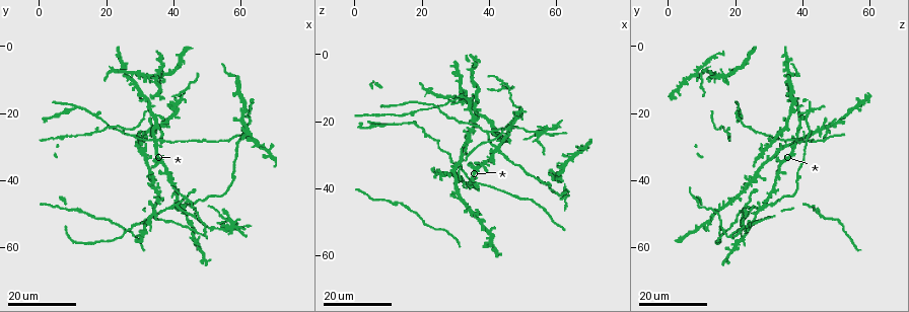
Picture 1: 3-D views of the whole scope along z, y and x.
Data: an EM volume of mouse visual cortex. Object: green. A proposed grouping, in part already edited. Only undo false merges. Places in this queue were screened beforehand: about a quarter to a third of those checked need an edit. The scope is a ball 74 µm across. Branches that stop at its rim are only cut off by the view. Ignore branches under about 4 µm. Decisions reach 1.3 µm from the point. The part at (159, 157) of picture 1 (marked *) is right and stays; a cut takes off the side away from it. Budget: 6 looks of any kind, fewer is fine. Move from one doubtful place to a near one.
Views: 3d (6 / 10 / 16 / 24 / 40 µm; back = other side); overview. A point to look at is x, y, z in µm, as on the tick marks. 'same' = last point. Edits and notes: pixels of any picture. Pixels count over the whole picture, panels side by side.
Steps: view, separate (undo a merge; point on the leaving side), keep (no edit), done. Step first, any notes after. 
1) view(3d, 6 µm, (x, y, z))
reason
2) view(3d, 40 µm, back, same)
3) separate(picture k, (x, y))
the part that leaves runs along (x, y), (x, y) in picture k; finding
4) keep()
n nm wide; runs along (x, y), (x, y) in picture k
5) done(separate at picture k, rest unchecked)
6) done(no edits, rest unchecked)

view(3d, 24 µm, (43.0, 49.0, 28.0))
small branch off a trunk

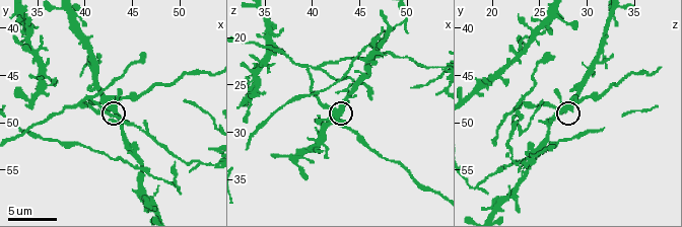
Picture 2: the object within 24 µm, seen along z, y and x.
view(3d, 10 µm, (42.4, 48.4, 27.4))
closer look

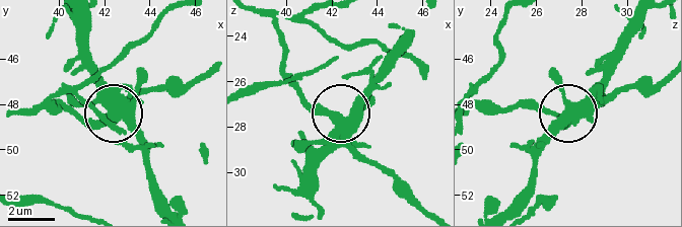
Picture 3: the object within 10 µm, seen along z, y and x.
separate(picture 3, (358, 158))
470 nm wide; the part that leaves runs along (342, 132), (427, 210) in picture 3; a second neuron is stuck on

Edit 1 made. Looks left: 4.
view(3d, 24 µm, (17.0, 21.5, 20.5))
three arms meet

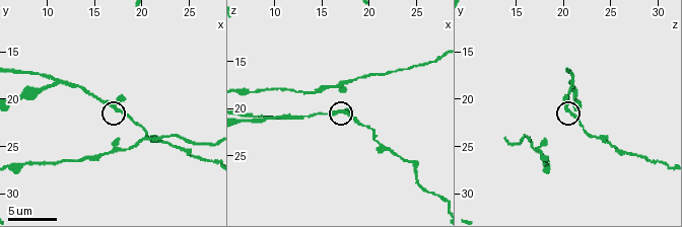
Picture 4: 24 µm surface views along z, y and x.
view(3d, 10 µm, (17.4, 21.4, 20.4))

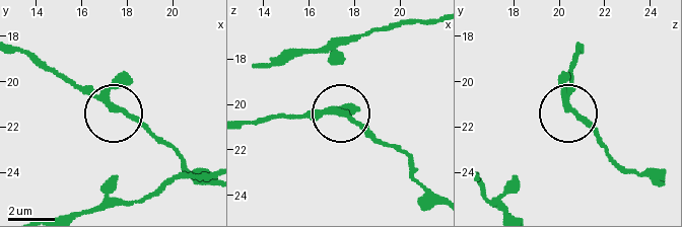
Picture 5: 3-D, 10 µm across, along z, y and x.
view(3d, 6 µm, (17.4, 21.2, 20.3))

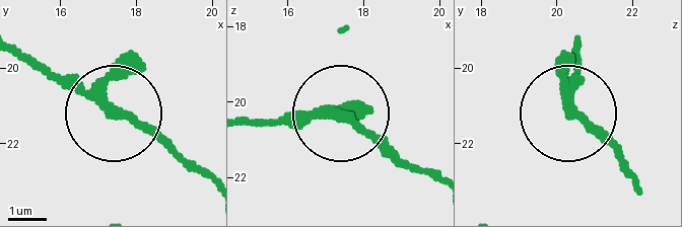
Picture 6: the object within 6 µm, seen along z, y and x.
keep()
3 arms; runs along (433, 174), (326, 110), (262, 120) in picture 6; continuous, no second neuron

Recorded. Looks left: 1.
done(separate at picture 3, rest unchecked)

